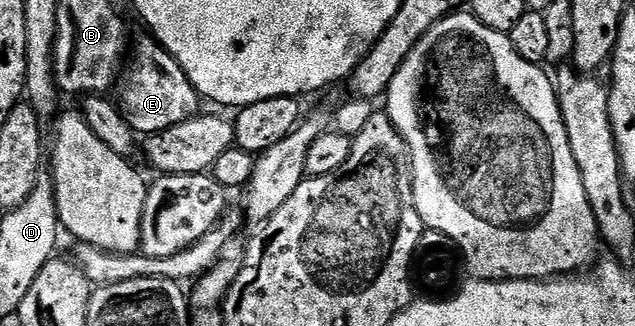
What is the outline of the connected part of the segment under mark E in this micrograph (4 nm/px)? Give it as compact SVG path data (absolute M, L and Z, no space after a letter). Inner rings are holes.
M144 34L137 44L135 41L131 45L130 59L118 80L119 88L120 113L136 134L161 132L178 122L186 122L201 111L202 97L182 70L182 66L148 34ZM131 56L132 61L130 61Z

